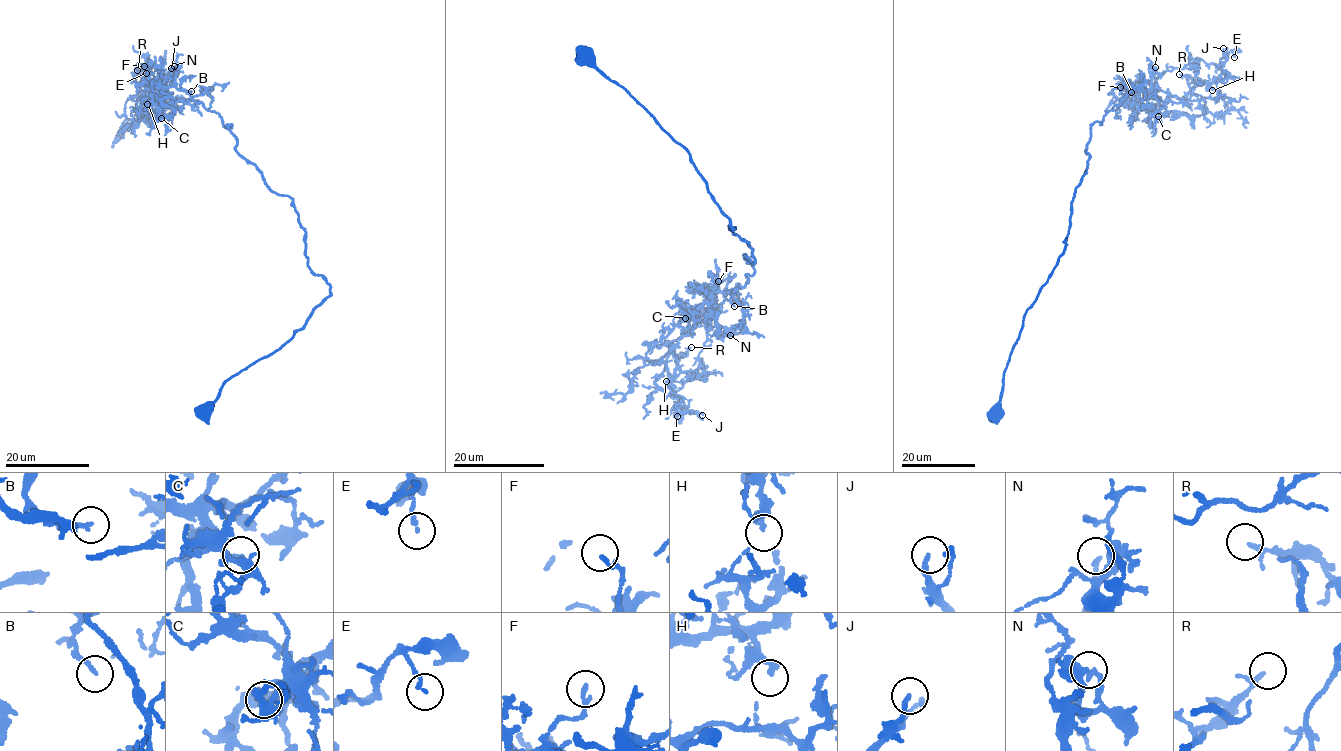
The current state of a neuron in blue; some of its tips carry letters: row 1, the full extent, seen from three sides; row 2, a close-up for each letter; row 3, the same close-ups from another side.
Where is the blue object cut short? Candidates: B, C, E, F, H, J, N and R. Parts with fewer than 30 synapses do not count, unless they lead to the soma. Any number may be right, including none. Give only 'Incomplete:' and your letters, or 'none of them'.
Incomplete: B

